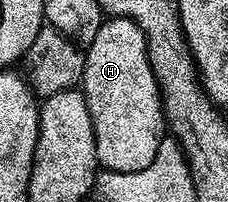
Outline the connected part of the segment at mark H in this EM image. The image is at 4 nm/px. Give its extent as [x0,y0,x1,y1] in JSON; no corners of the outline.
[82,16,166,172]

